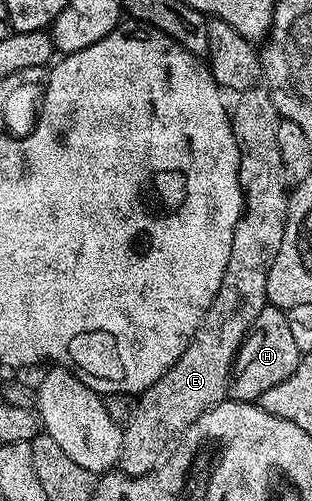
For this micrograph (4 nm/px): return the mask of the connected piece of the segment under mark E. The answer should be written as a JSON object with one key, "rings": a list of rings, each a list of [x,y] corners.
{"rings":[[[210,18],[207,37],[209,38],[207,66],[213,73],[214,81],[222,92],[230,96],[237,95],[237,108],[234,106],[230,110],[229,120],[233,123],[235,141],[239,145],[239,181],[243,210],[241,220],[235,225],[235,233],[231,241],[231,257],[227,261],[227,273],[223,273],[223,285],[219,285],[219,293],[215,293],[215,301],[211,309],[207,309],[199,329],[195,329],[195,337],[191,337],[191,345],[187,345],[183,357],[179,357],[179,361],[175,361],[175,365],[171,365],[171,369],[167,369],[167,373],[163,373],[163,377],[155,381],[155,385],[151,385],[136,396],[135,417],[131,417],[131,421],[121,432],[119,467],[126,475],[149,475],[157,470],[169,458],[173,448],[184,440],[187,429],[191,429],[191,425],[195,425],[195,421],[199,421],[199,417],[203,417],[207,409],[226,402],[229,394],[229,376],[233,374],[233,360],[237,358],[237,350],[241,348],[241,342],[252,329],[255,317],[259,317],[261,310],[267,306],[267,273],[271,273],[275,253],[279,253],[279,245],[283,245],[283,233],[289,212],[289,195],[287,187],[285,191],[287,180],[283,169],[283,157],[279,157],[279,125],[282,118],[271,101],[269,88],[265,86],[261,74],[261,60],[254,44],[244,39],[231,25],[227,25],[227,21]]]}

